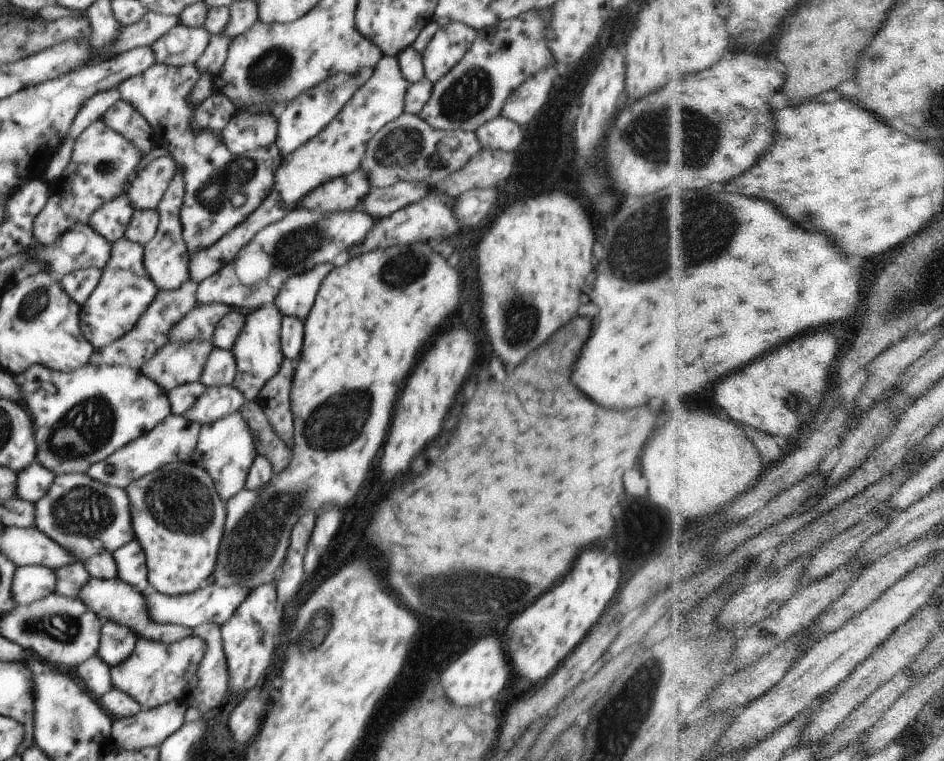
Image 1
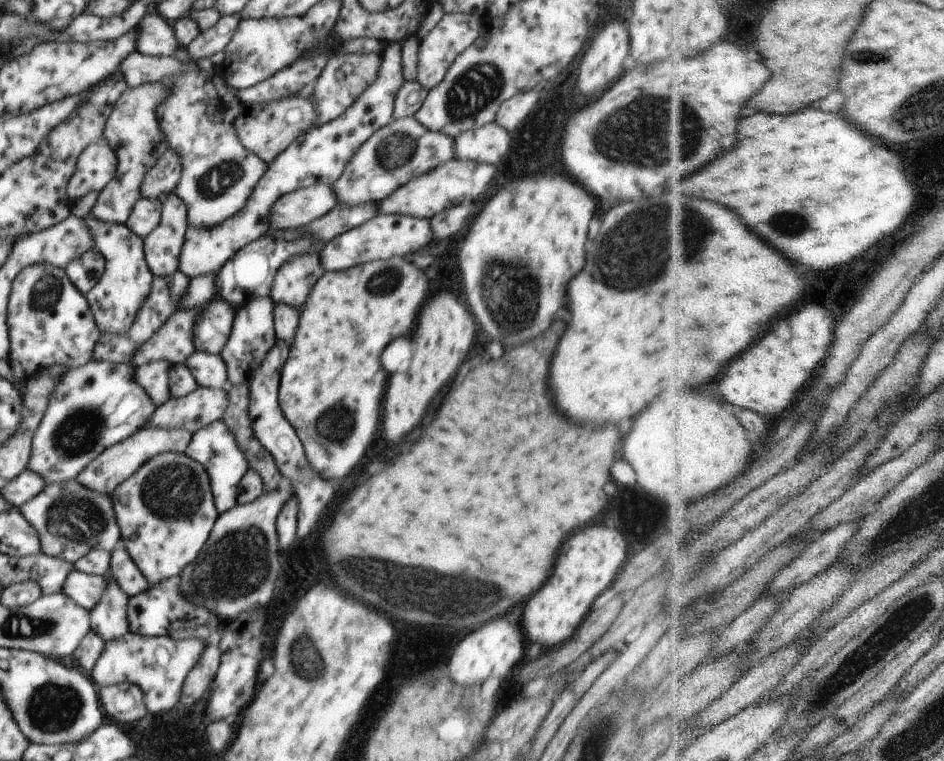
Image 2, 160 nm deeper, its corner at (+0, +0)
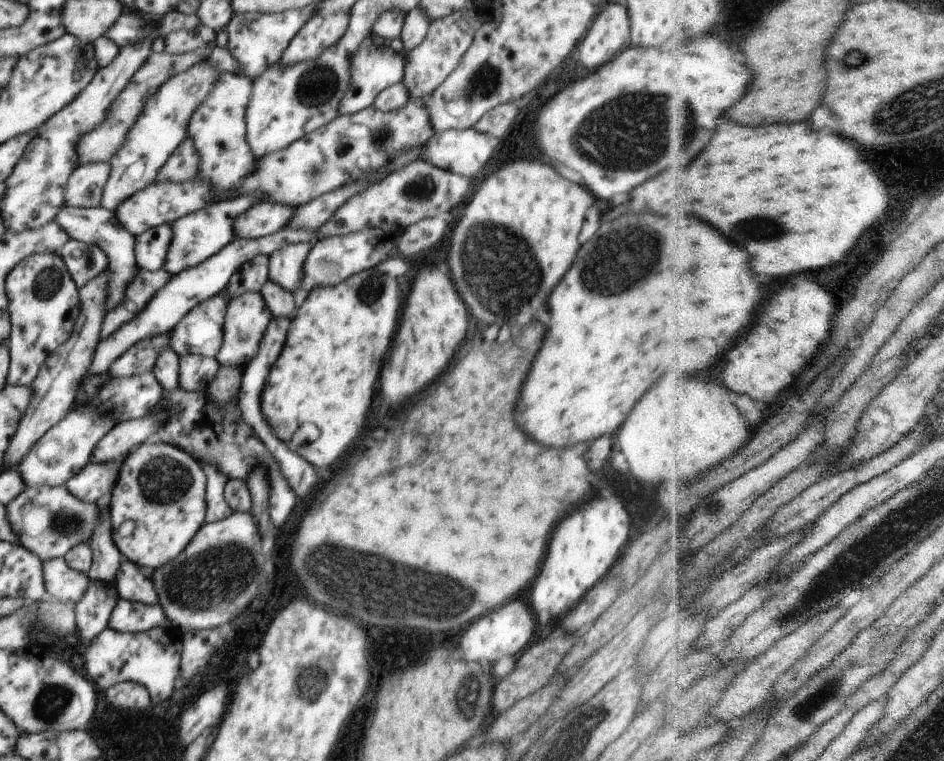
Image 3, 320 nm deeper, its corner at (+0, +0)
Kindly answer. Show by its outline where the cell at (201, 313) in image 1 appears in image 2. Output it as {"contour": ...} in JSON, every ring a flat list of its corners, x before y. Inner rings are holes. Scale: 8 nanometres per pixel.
{"contour":[[202,309,174,311,161,328,137,348,128,364,136,368,154,361,184,363,196,351,191,330]]}

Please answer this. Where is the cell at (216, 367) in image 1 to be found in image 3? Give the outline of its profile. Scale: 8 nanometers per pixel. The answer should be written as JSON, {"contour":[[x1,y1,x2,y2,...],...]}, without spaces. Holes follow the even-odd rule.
{"contour":[[184,355,178,369,178,382,188,392,206,391,209,382,219,369,216,358,198,355]]}

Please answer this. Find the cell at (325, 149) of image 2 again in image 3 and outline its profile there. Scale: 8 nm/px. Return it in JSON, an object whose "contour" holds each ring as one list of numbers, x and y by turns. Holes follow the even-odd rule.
{"contour":[[241,195,235,199,218,201,214,205,208,205,205,209,187,214,171,223,173,232,168,252,162,269,172,276,183,270,203,263,213,254,219,253,229,242,237,237,233,233,233,220,241,216,252,205,260,202,259,195]]}

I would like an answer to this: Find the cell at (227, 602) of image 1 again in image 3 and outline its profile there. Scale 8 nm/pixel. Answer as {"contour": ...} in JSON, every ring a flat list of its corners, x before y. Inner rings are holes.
{"contour":[[120,598,112,610,108,627,122,633,140,633,156,626,173,629,159,604,144,605]]}

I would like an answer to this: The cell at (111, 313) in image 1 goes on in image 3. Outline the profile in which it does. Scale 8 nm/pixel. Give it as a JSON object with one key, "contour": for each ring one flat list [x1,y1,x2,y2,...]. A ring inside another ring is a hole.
{"contour":[[64,205,55,215,53,222,58,224,64,230,64,233,69,235,70,239,99,247,108,256,108,270,111,276,109,279,108,299,104,306,107,312,113,310,119,303,123,302,126,288,130,285,138,270,140,270,134,257,136,237,127,232,118,223,112,211,103,207,86,209]]}

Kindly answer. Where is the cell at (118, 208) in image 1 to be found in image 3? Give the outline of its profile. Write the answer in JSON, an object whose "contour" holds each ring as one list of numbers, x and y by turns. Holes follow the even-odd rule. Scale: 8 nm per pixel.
{"contour":[[208,58,179,72,175,77,169,78,146,102,142,115,126,136,125,146,110,160,111,174,101,197,101,207,114,212,124,200,157,180,158,172,164,167,173,150,178,148,178,145,188,136,187,128,194,111,207,99,221,75,222,71,207,63,207,60]]}

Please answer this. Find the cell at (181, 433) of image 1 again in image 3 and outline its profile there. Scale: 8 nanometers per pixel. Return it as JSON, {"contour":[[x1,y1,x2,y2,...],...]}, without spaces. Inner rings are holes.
{"contour":[[88,463,63,485,78,500,84,503,96,503,107,499,110,490,119,477,120,467,108,467,100,463]]}

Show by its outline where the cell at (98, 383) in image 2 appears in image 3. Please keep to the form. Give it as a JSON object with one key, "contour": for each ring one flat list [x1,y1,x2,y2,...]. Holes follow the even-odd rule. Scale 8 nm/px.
{"contour":[[98,376,84,382,76,396,78,404,58,424,51,426,17,464,15,470,27,487,63,485,89,463,94,446,114,426,106,414,98,414,86,406,86,398,92,398,102,382,104,378]]}

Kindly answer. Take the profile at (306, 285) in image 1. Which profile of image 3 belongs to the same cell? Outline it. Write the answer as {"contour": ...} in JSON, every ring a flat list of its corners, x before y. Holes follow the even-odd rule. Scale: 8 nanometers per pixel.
{"contour":[[286,243,273,254,269,254,269,279,293,294,299,287,302,265,312,247,310,243]]}

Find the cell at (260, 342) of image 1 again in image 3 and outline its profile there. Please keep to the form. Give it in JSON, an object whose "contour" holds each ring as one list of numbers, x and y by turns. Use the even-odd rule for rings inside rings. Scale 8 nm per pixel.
{"contour":[[245,292,237,297,228,298,223,326,223,341,215,356,220,365,230,365,244,370,256,356,264,330,273,317,260,292]]}

